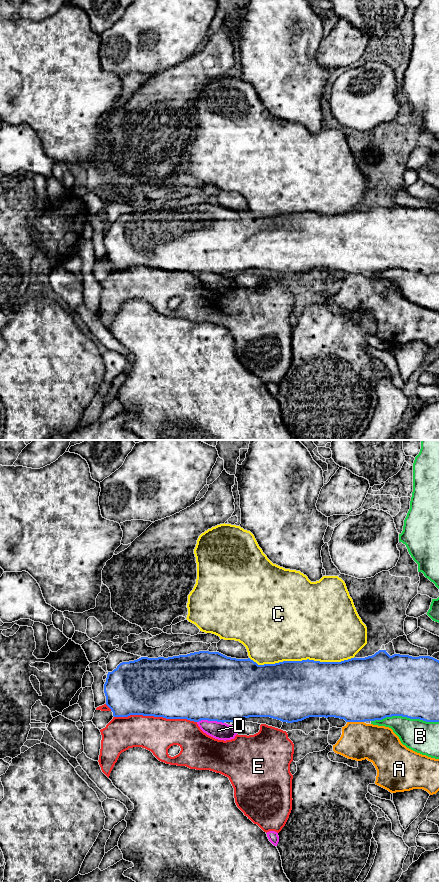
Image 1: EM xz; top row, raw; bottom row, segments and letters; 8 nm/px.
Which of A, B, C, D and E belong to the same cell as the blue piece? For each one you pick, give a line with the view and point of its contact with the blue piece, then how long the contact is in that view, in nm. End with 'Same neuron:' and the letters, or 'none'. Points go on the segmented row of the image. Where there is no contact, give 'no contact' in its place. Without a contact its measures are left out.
Same neuron: none

